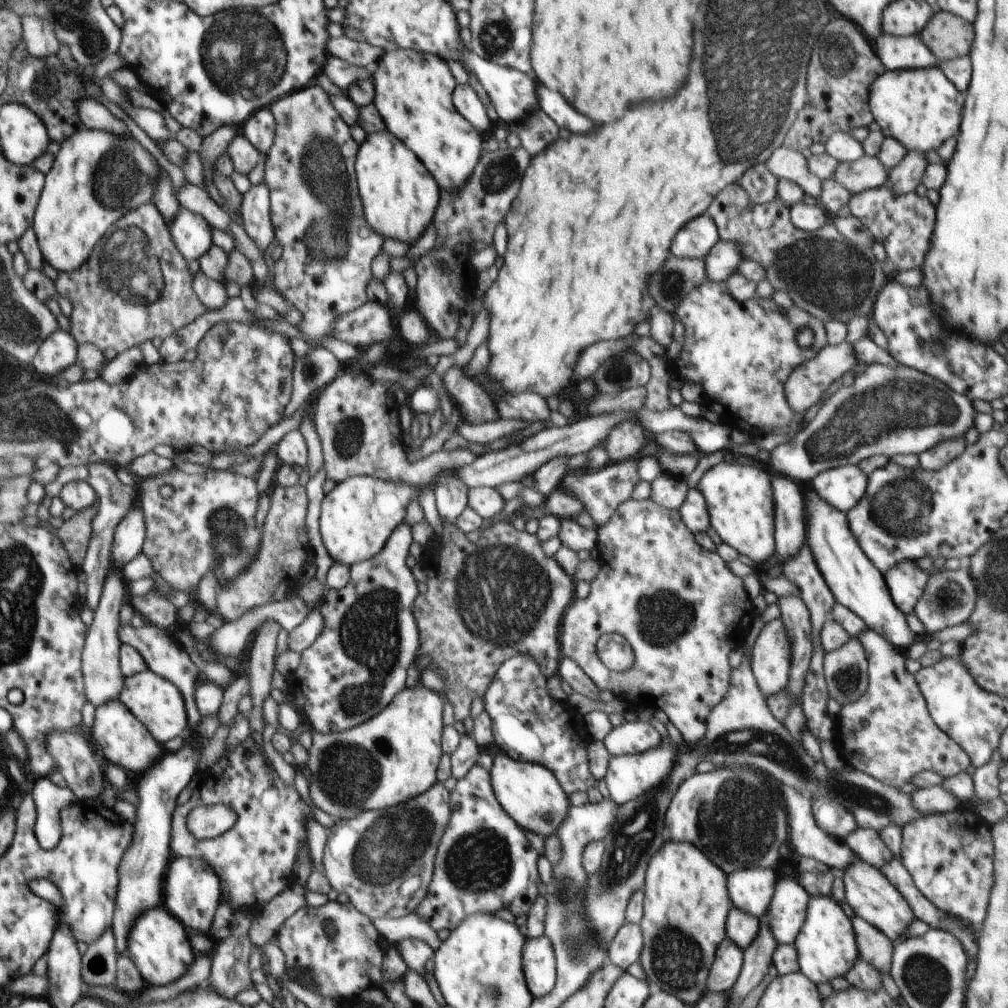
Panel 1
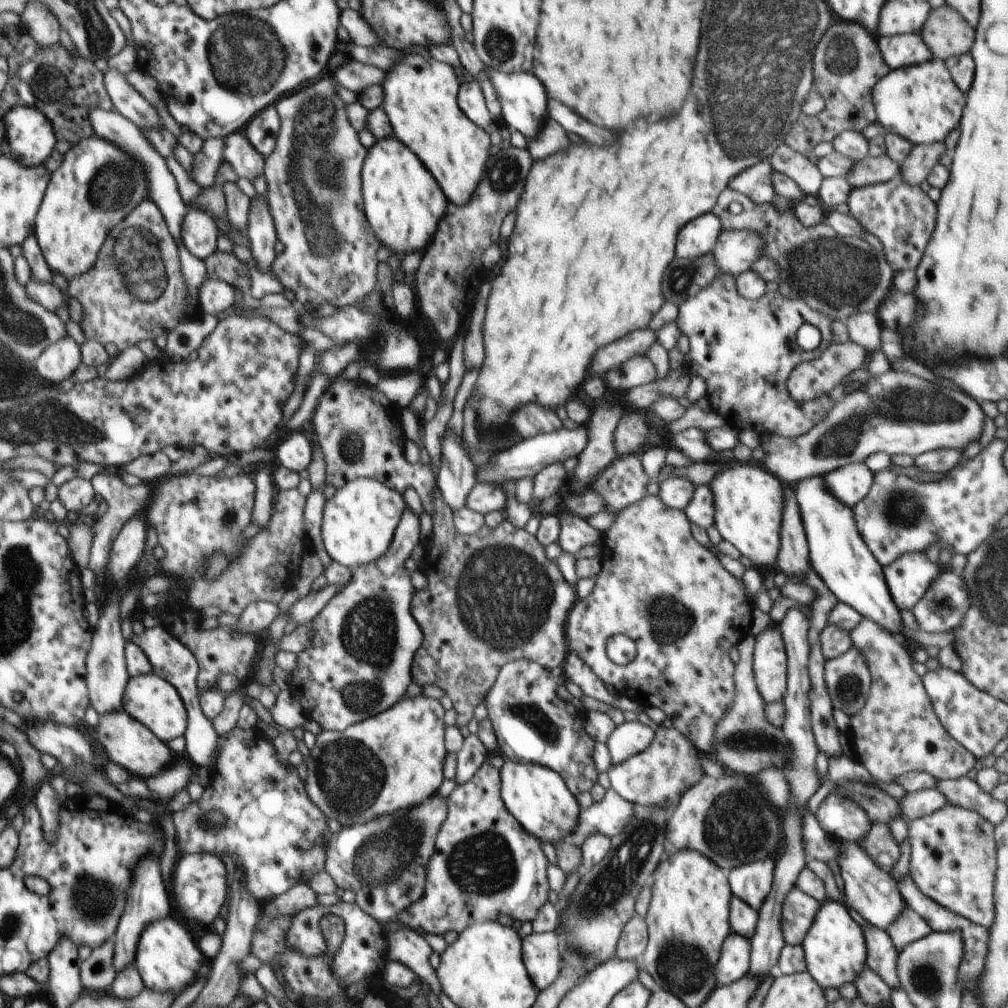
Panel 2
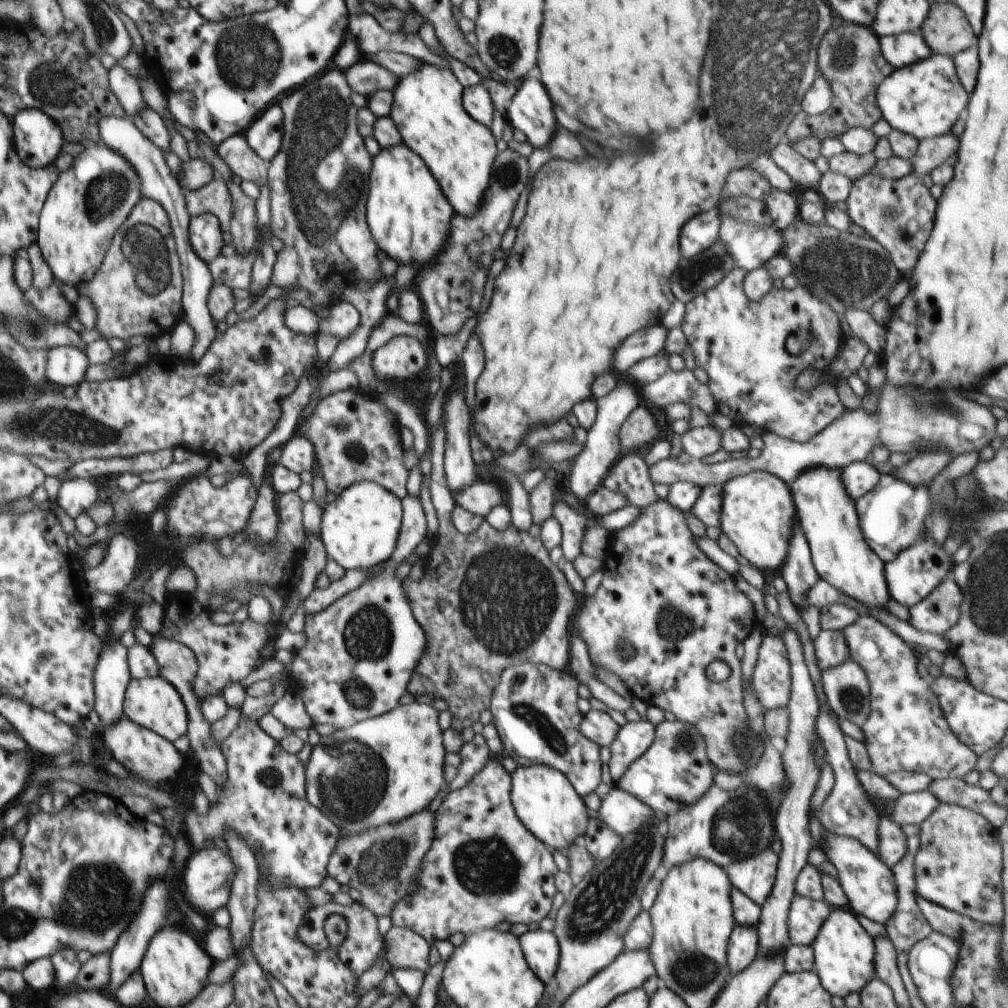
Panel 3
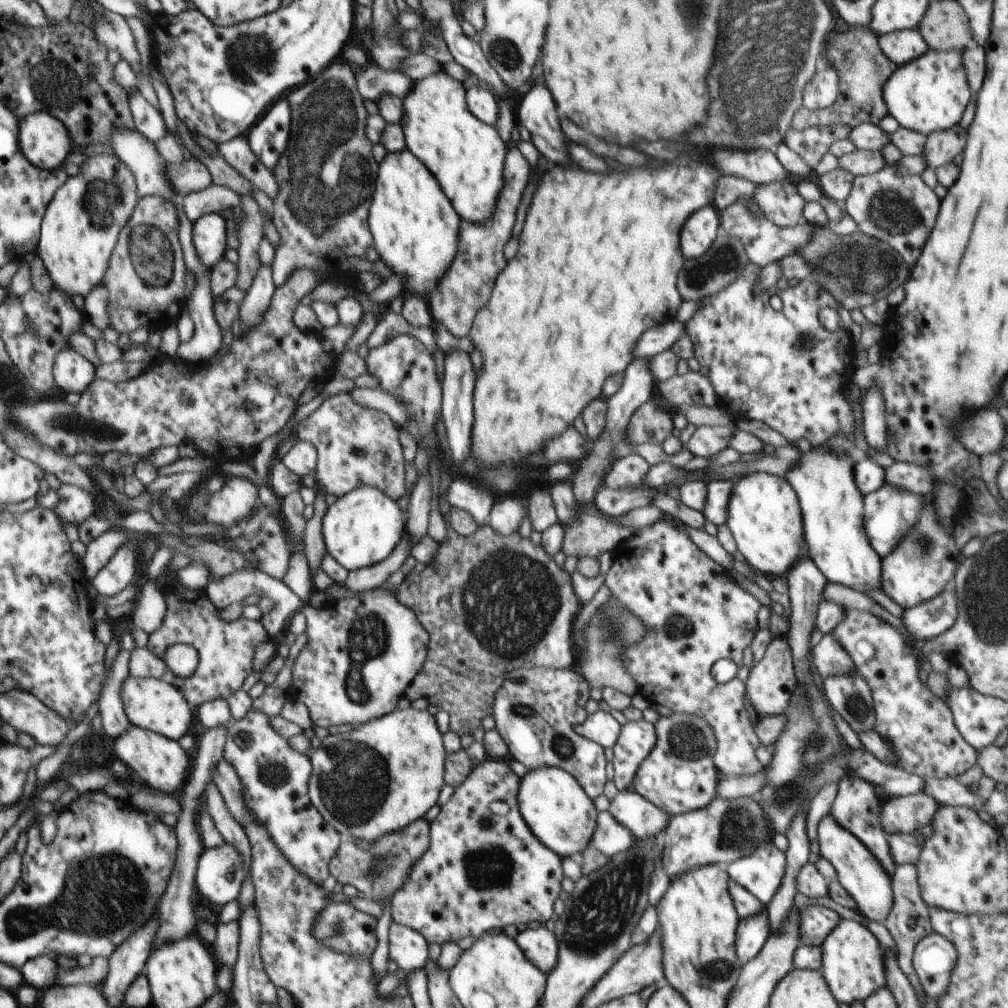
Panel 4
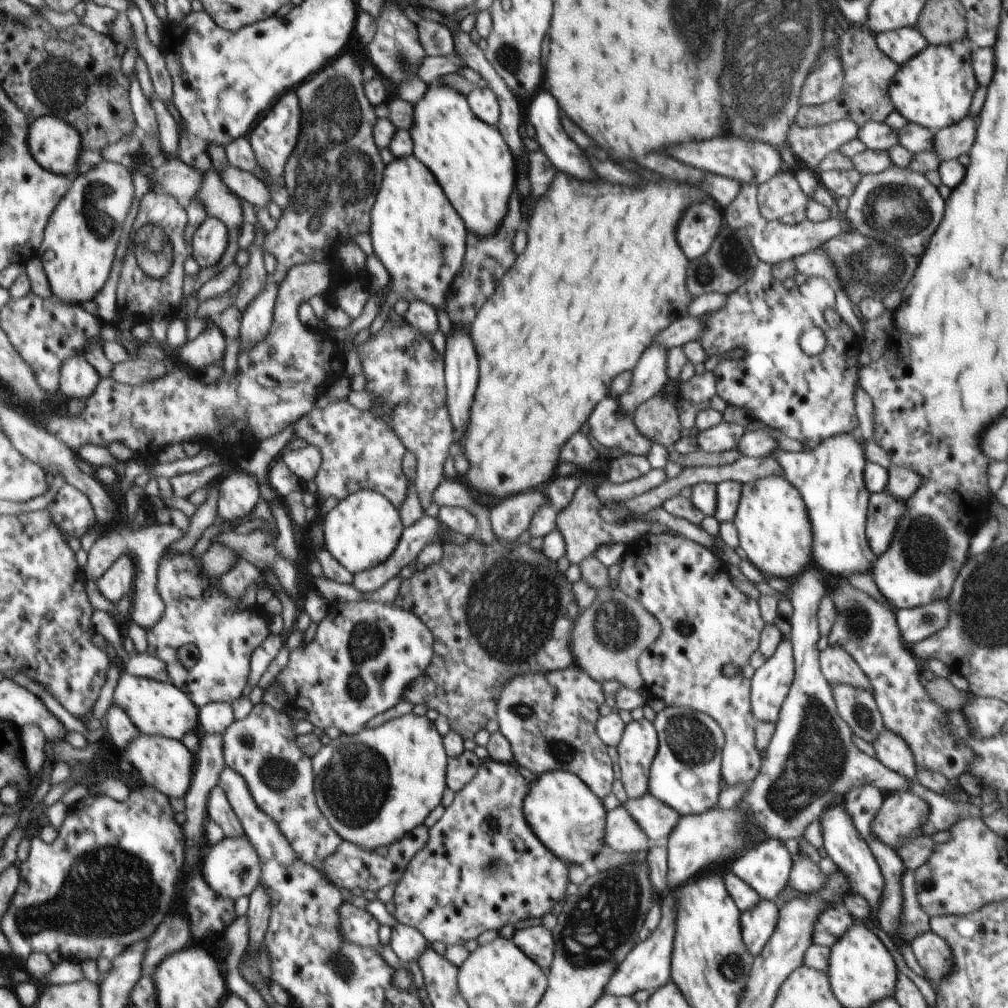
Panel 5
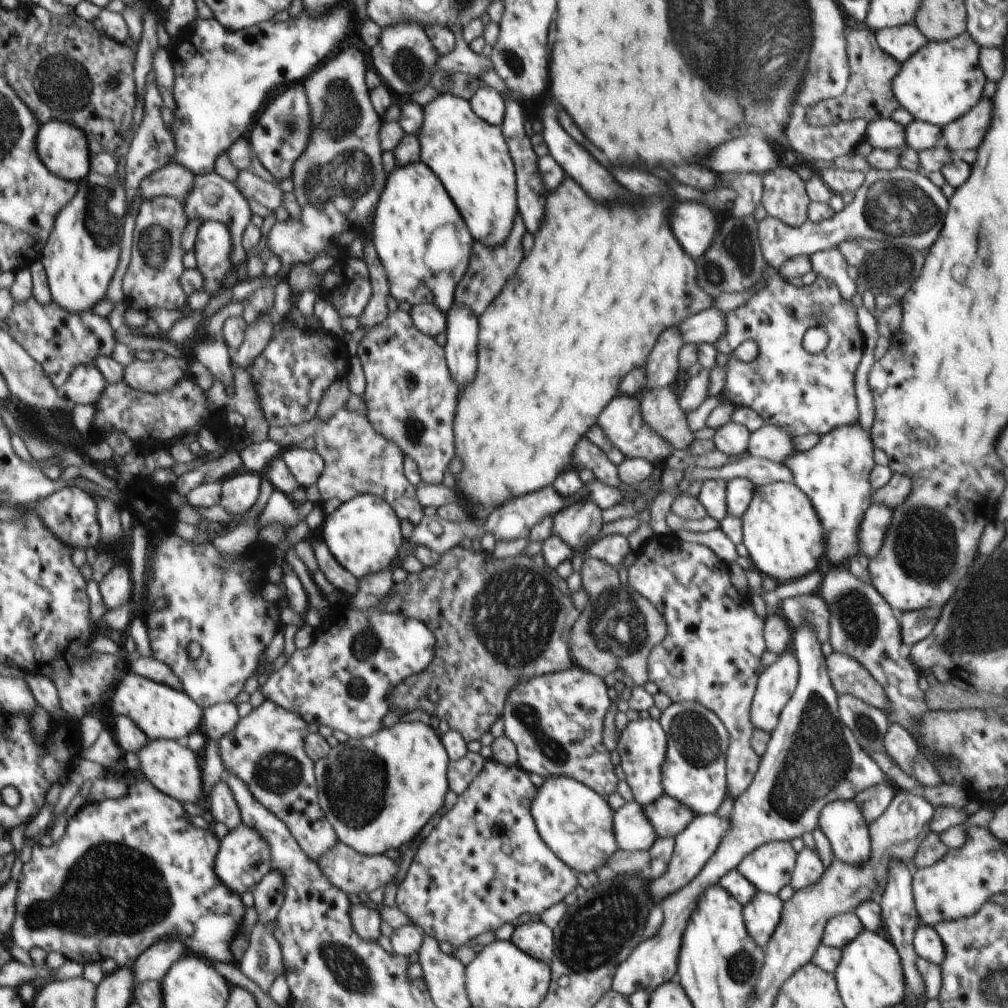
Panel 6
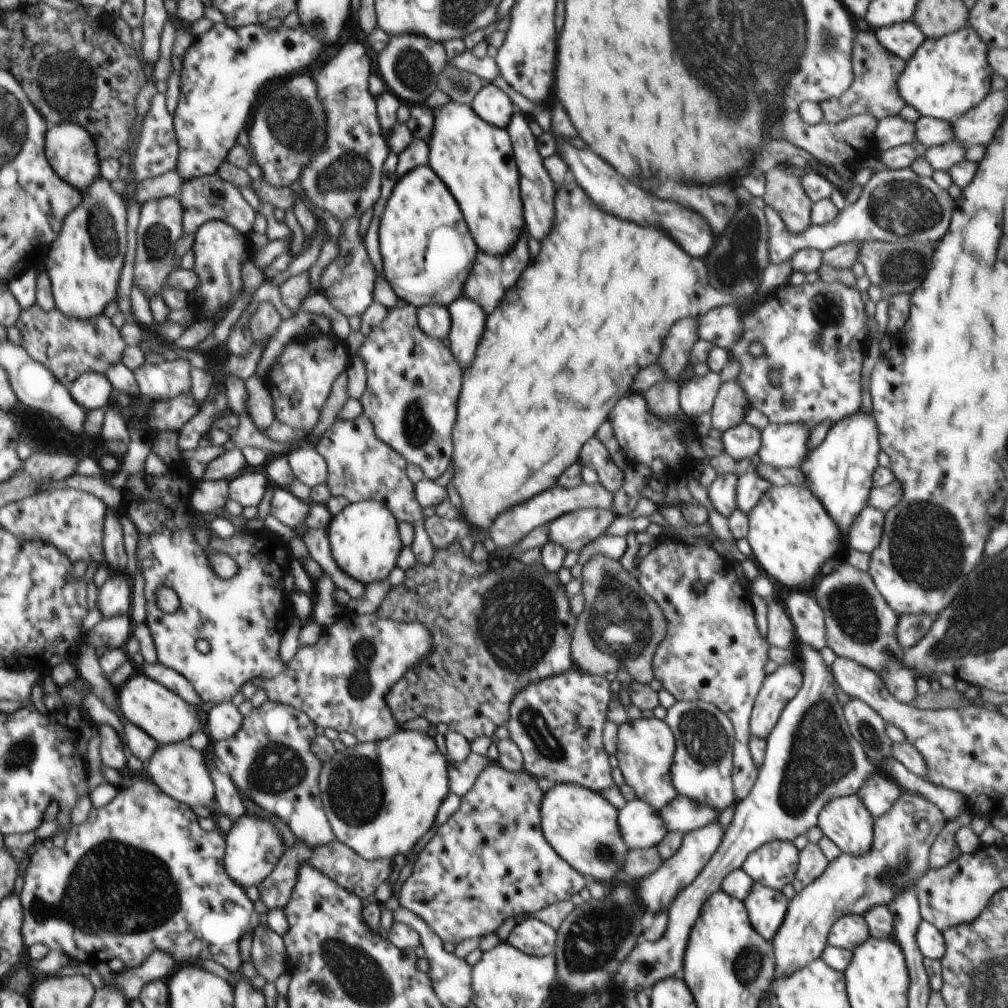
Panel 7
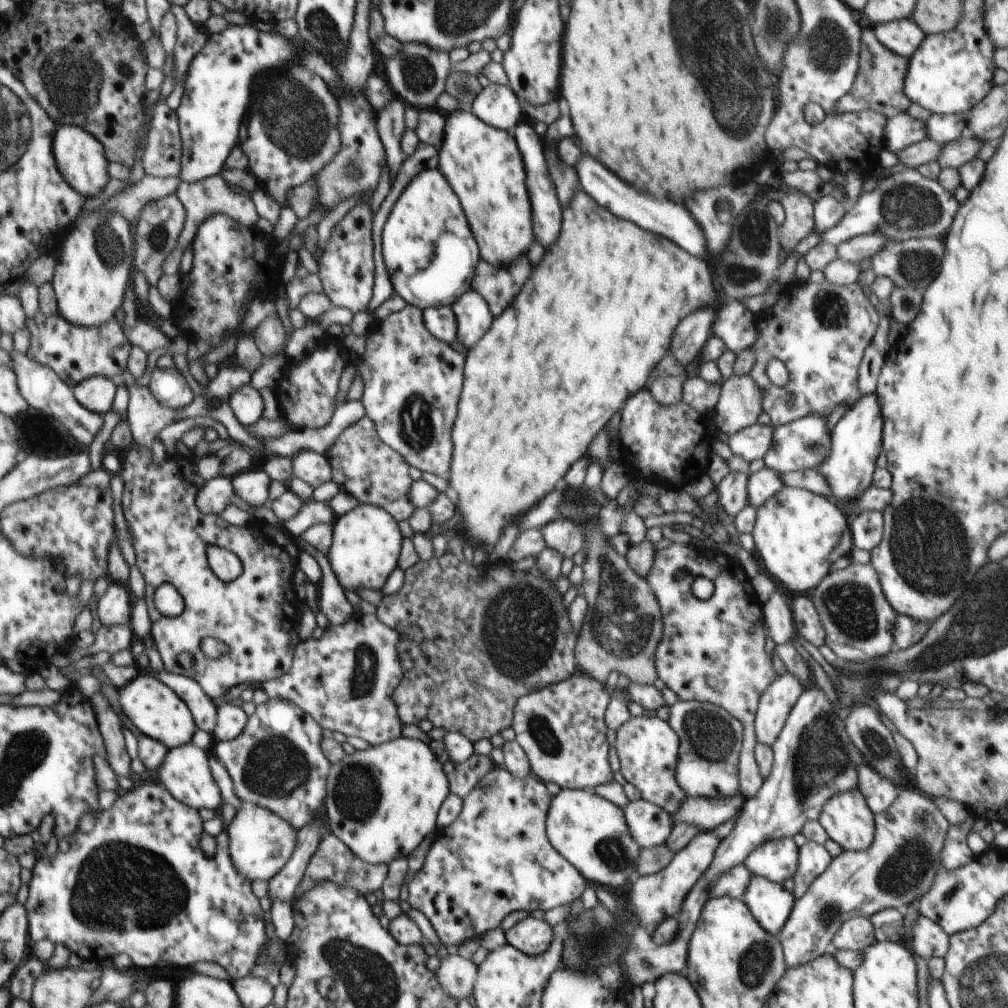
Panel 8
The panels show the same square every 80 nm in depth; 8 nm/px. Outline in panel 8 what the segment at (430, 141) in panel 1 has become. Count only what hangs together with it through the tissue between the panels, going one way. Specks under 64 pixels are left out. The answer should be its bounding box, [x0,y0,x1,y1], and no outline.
[438,110,534,266]

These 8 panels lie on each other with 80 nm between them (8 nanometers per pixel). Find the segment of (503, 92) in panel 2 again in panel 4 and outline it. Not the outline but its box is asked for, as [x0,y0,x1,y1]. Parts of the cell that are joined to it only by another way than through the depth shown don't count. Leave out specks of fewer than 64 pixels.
[517,84,570,164]

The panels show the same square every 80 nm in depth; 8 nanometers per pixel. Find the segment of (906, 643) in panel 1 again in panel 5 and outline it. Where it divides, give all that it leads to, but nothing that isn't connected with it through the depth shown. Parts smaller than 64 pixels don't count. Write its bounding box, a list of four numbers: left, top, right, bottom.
[771,432,877,580]

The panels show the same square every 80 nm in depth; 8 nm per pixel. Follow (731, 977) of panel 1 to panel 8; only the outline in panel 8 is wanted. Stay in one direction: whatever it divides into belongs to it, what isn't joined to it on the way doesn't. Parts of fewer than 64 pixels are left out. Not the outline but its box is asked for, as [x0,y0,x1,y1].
[741,875,795,936]

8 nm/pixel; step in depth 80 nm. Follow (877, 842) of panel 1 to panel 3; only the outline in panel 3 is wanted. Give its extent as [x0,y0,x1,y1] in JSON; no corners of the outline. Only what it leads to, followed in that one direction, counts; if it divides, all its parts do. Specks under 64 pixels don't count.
[876,813,907,868]

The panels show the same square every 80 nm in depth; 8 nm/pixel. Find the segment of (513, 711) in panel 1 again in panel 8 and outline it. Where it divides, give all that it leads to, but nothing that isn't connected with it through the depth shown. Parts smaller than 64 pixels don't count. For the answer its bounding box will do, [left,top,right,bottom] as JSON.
[511,674,613,789]

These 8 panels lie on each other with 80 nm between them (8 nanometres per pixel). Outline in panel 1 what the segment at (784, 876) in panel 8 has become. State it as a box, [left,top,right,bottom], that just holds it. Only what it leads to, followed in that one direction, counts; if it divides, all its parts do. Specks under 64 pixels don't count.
[727,867,778,918]

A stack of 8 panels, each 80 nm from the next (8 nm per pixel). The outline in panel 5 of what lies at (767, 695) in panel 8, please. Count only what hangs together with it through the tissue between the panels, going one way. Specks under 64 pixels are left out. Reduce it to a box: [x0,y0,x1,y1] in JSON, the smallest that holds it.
[751,638,795,723]

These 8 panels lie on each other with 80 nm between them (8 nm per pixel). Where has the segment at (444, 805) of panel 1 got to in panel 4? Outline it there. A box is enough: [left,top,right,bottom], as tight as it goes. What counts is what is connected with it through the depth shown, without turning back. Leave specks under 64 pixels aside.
[329,818,430,903]

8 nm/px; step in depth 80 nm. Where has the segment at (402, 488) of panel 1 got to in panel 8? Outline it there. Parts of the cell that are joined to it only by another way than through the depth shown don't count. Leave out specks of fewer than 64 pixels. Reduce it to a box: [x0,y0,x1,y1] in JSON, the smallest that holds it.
[327,503,403,591]

